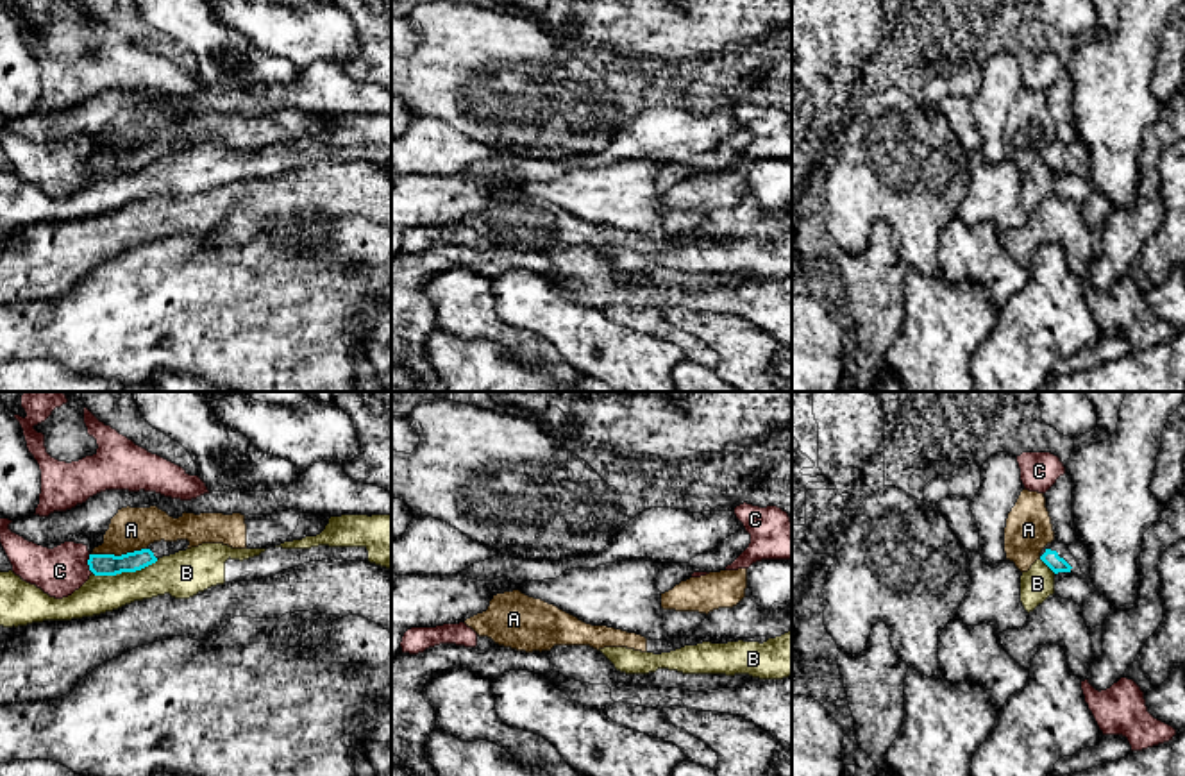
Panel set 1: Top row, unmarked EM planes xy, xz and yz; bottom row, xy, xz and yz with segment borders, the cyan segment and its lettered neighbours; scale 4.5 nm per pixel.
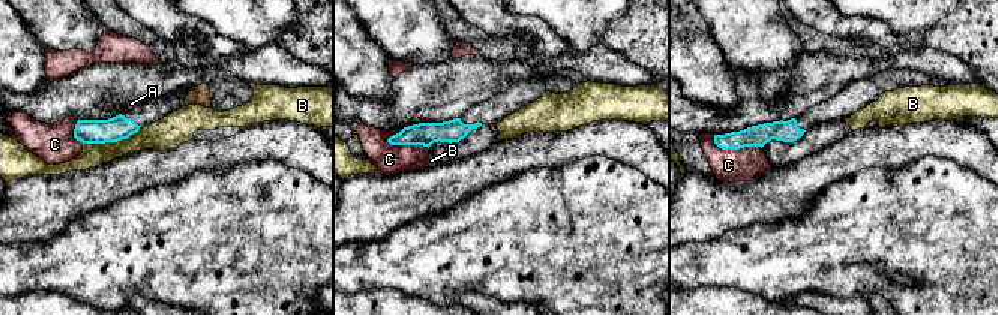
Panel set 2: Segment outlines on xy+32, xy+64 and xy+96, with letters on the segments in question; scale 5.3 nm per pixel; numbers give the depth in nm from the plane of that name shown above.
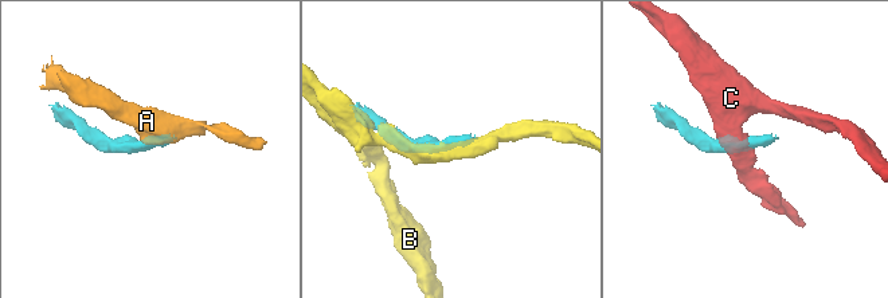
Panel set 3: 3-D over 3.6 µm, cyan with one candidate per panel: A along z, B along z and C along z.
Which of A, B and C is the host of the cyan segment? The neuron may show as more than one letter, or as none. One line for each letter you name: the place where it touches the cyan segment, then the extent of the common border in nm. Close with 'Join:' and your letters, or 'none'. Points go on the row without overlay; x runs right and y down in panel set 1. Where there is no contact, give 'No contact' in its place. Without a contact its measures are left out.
Join: none

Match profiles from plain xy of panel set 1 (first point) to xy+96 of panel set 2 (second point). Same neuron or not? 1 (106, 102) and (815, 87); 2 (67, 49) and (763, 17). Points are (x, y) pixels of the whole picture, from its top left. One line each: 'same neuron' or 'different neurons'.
1: same neuron
2: same neuron

